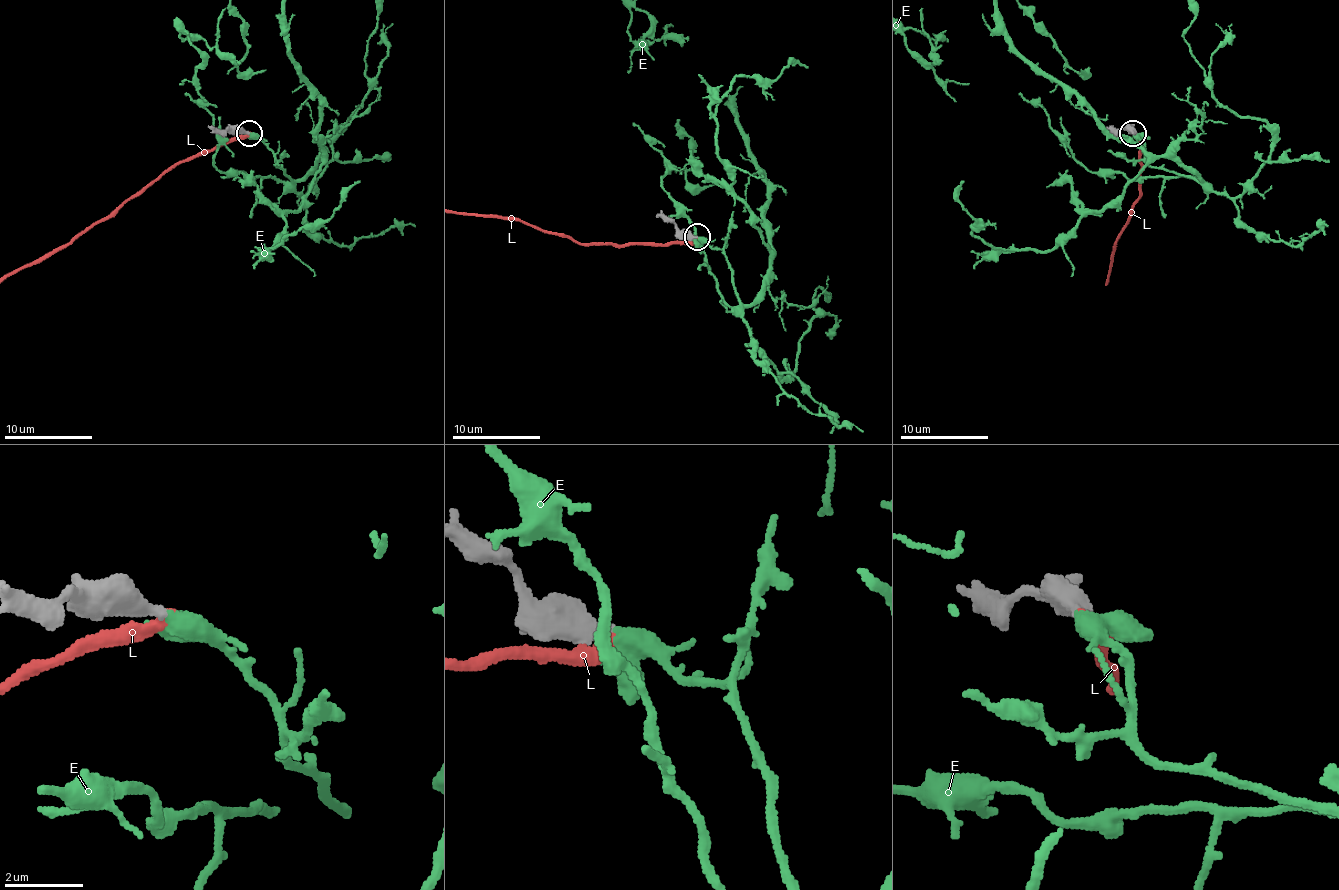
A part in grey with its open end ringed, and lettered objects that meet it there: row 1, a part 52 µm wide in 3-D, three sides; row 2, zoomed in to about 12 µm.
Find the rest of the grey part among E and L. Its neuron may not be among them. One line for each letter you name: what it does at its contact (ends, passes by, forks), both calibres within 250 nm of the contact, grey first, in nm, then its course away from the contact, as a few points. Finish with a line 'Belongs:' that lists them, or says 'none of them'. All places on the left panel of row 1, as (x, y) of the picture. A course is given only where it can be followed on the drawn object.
E: it passes by; 420 nm thick on the grey side, 400 nm on the other
Belongs: E

